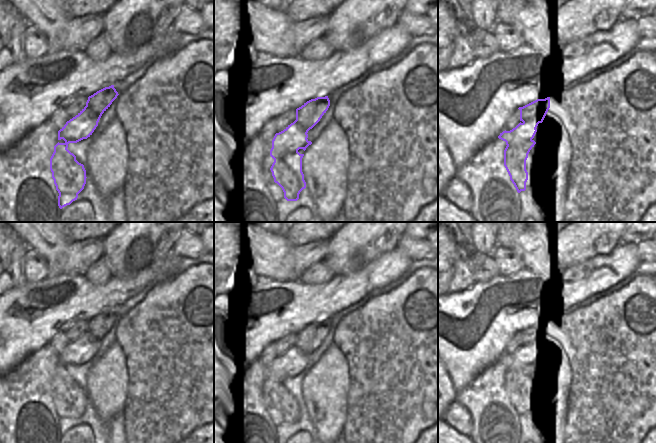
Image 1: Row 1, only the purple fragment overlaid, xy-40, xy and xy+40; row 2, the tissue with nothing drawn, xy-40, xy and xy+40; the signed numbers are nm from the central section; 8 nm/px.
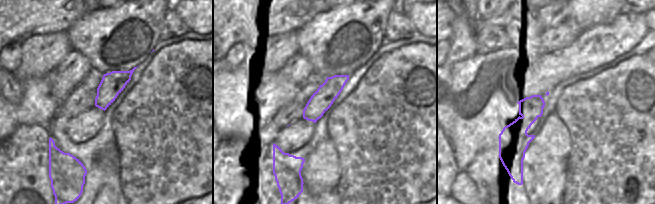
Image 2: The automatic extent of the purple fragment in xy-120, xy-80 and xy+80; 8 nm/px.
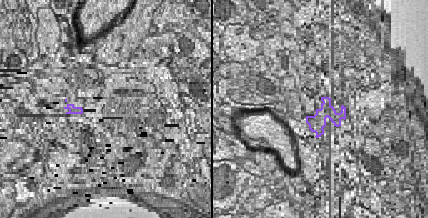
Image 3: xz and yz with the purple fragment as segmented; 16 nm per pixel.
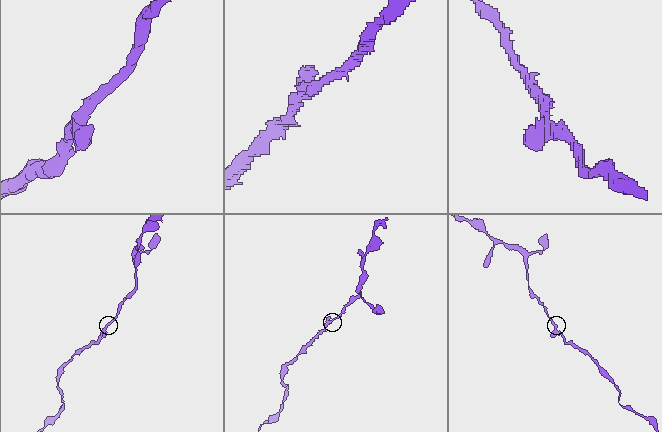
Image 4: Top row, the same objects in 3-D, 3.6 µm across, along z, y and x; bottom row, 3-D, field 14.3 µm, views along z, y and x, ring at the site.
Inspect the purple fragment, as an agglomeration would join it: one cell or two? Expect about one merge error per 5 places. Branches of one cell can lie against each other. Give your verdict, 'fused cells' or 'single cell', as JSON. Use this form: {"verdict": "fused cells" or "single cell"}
{"verdict": "single cell"}

